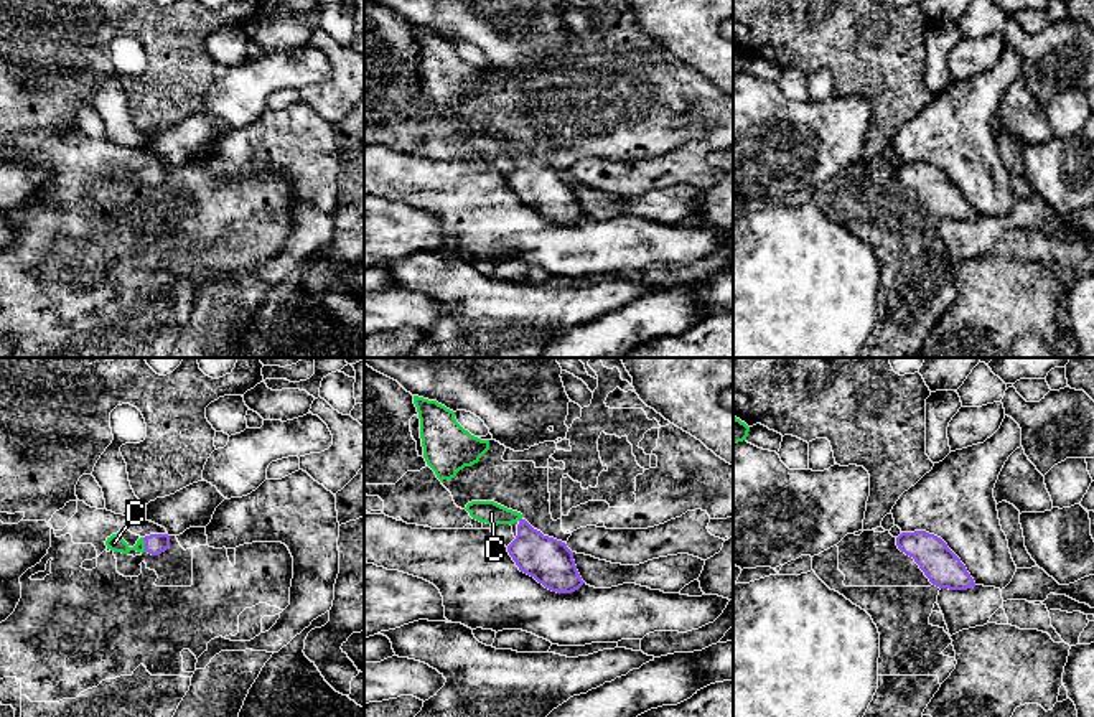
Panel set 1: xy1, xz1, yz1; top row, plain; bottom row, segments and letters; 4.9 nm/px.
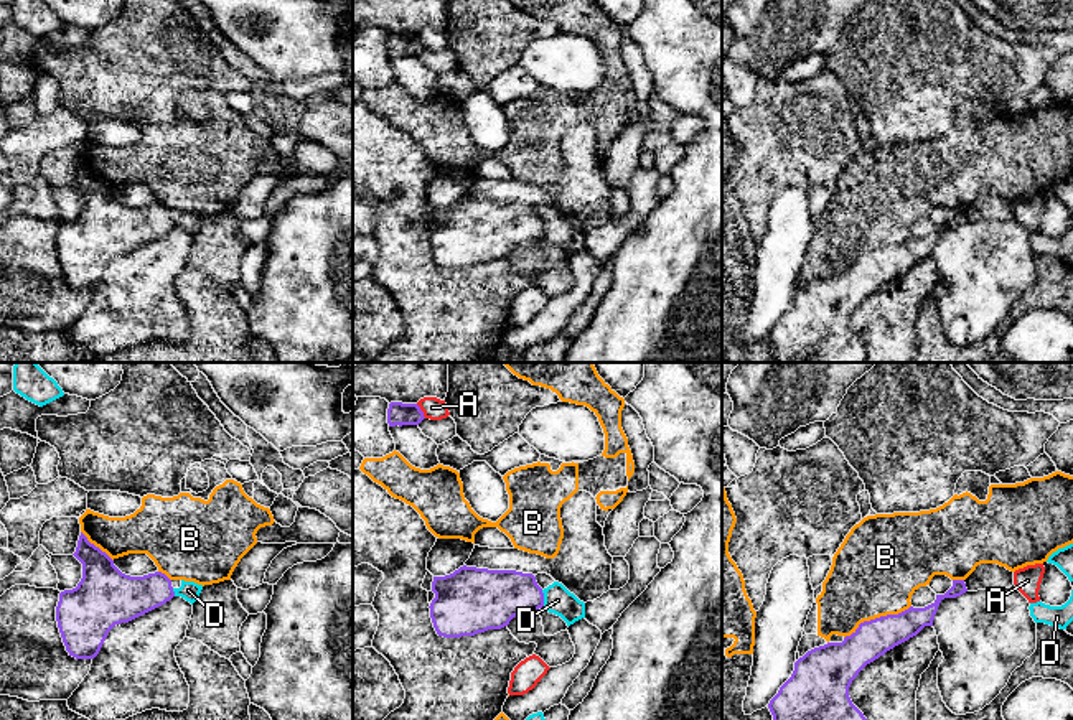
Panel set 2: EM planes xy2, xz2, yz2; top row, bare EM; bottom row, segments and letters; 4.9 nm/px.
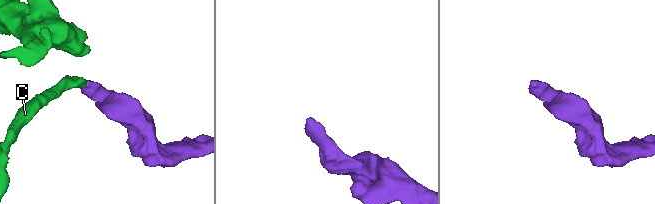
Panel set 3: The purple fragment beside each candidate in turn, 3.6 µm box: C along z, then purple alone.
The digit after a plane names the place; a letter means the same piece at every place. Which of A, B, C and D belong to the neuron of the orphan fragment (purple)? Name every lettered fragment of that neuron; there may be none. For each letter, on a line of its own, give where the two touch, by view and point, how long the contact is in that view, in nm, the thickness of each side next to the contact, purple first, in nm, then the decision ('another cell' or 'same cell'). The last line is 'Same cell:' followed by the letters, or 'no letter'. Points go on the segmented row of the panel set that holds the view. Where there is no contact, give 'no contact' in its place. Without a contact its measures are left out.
A: contact xz2 (421, 411); length 90 nm; calibres 110 and 110 nm; another cell
B: contact yz2 (877, 618); length 360 nm; calibres 180 and 420 nm; another cell
C: contact xy1 (145, 544); length 80 nm; calibres 100 and 80 nm; same cell
D: contact xz2 (543, 598); length 80 nm; calibres 280 and 140 nm; another cell
Same cell: C

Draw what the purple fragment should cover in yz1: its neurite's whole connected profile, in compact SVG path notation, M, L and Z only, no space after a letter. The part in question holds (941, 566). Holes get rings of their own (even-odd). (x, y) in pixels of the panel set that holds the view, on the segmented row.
M926 531L901 532L896 546L914 559L933 585L949 590L975 587L965 565L941 537Z

